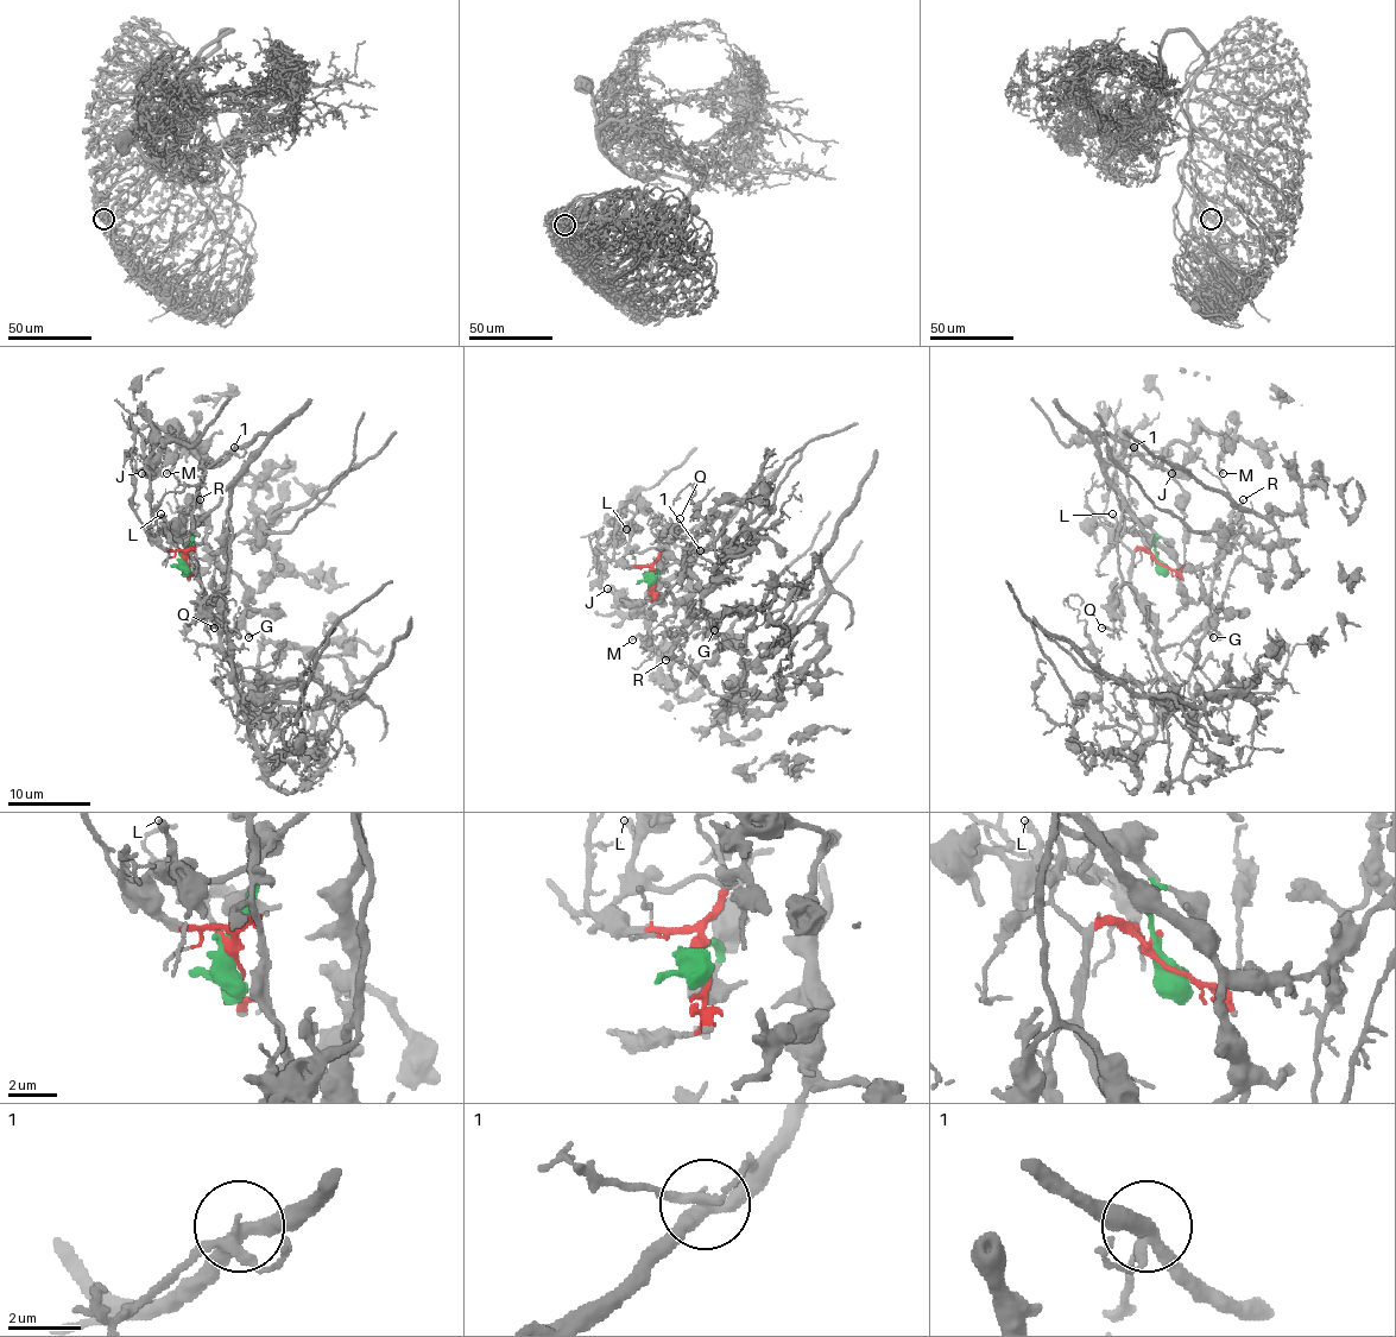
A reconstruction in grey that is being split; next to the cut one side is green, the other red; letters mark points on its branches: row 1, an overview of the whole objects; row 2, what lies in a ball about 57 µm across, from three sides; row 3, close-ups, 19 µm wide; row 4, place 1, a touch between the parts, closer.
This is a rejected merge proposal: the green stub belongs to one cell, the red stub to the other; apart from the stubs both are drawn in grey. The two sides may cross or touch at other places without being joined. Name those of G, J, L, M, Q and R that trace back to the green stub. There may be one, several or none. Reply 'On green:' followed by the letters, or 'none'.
On green: G, J, L, M, Q, R

